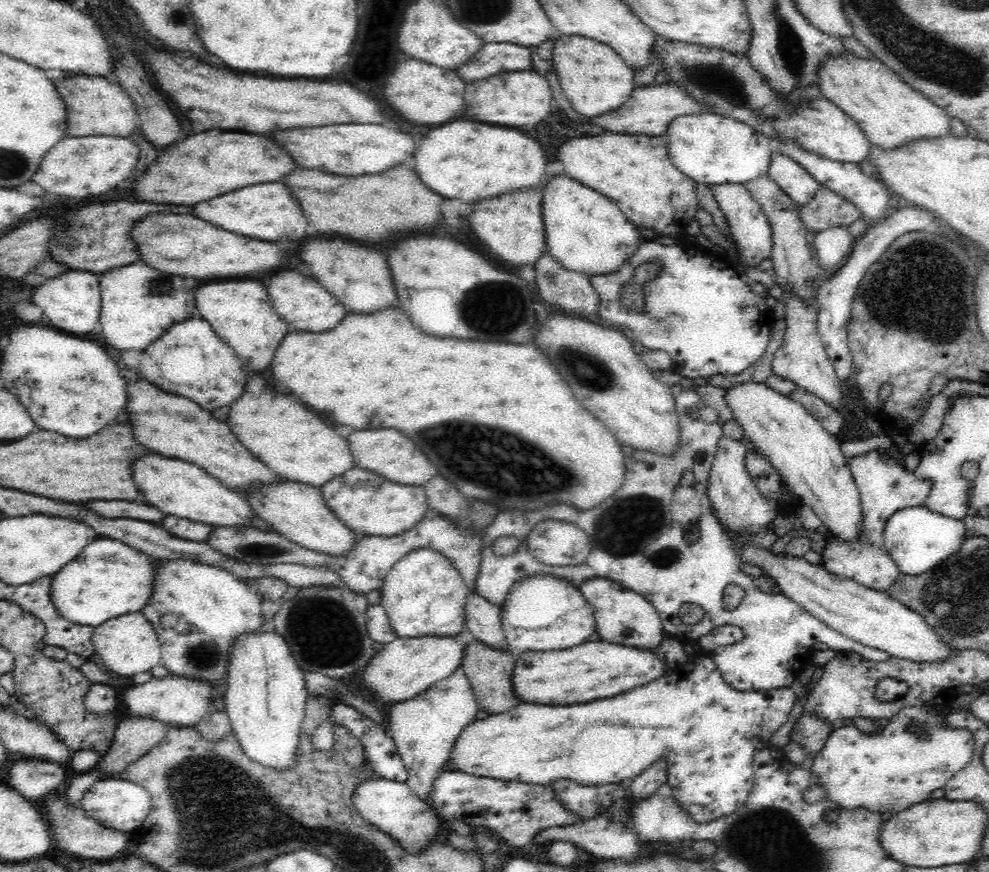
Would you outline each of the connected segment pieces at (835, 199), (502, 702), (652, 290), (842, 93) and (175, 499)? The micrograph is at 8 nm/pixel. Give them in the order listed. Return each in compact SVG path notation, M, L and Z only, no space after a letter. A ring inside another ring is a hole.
M818 186L814 198L801 206L799 213L806 230L815 234L836 226L848 227L861 218L859 210L849 200L823 186Z
M477 640L464 645L461 668L471 682L476 702L487 714L504 714L521 703L512 693L512 681L510 681L515 659L509 650L496 650Z
M641 237L640 242L638 242L638 248L636 248L634 254L626 260L626 264L622 264L622 267L617 272L610 274L597 274L597 276L590 277L589 280L594 288L594 291L600 298L598 314L600 315L601 320L605 322L605 325L612 326L612 324L616 324L616 328L622 328L627 333L630 332L629 336L638 349L665 351L670 355L672 360L670 369L676 373L680 373L681 376L686 378L710 378L710 376L714 376L714 374L725 374L726 376L728 376L728 374L740 374L742 370L746 370L746 368L752 366L754 362L760 360L760 357L766 351L770 339L770 331L773 329L772 324L774 324L774 320L776 320L776 318L774 318L774 314L772 314L773 308L766 306L766 300L769 296L769 292L768 290L765 290L761 284L757 284L746 279L732 266L731 262L726 260L726 258L712 258L710 254L704 254L704 252L696 246L687 245L685 243L666 246L654 242L653 239L649 240ZM654 260L659 260L659 262L661 262L662 269L664 270L658 273L657 277L656 274L652 274L652 278L654 278L654 280L650 280L648 285L642 286L642 292L644 292L644 308L642 308L642 310L638 310L638 312L634 312L633 314L629 308L621 304L621 292L633 280L636 268L638 268L640 264L644 264L644 262L652 263Z
M847 50L840 56L830 56L822 60L823 64L819 67L818 85L820 93L832 103L838 105L852 120L856 121L866 138L874 146L879 146L884 150L894 150L906 142L912 140L922 140L922 138L942 138L949 134L950 116L928 100L922 92L914 90L905 80L902 80L892 69L887 68L880 60L870 57L864 59L850 54Z
M154 451L140 456L140 460L134 464L134 480L142 496L166 515L216 527L250 526L250 520L256 515L239 492L226 488L203 468Z

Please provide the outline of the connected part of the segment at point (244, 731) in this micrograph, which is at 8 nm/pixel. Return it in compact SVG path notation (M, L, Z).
M260 628L260 632L240 634L234 638L228 658L226 670L225 711L231 722L233 735L238 739L242 751L254 763L278 771L290 771L297 764L298 736L303 718L307 698L304 671L295 663L293 654L290 654L289 644L270 628Z

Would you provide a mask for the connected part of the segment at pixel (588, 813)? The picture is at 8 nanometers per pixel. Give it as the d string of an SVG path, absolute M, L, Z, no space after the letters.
M558 780L551 785L554 795L566 811L580 815L582 821L593 820L599 811L608 808L612 802L627 796L625 784L608 784L603 786L582 786L570 780Z

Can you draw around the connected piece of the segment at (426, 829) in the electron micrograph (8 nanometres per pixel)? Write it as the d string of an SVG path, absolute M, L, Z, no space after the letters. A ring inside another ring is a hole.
M384 778L364 780L354 790L352 801L358 815L381 832L398 841L410 853L423 853L436 840L442 824L434 814L432 803L424 802L404 782L394 782Z

